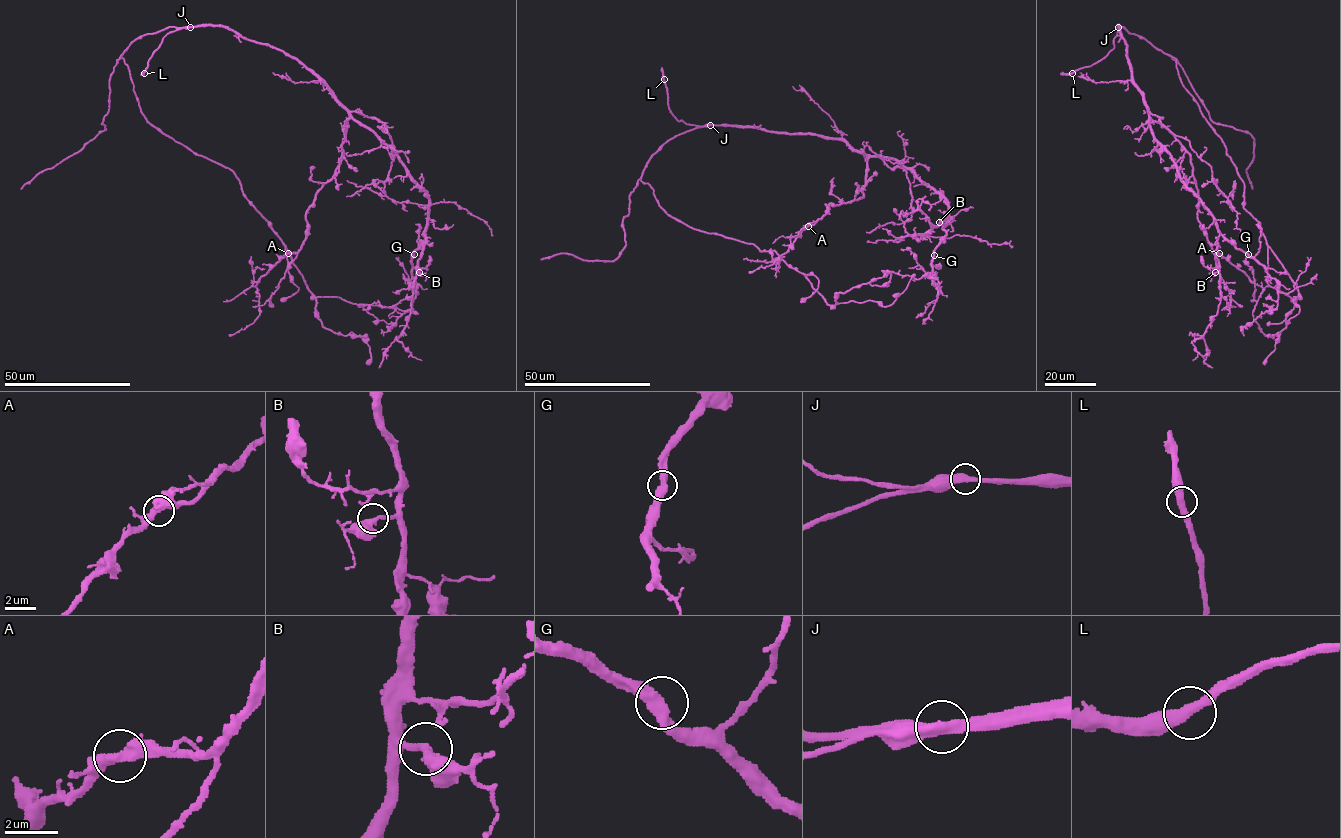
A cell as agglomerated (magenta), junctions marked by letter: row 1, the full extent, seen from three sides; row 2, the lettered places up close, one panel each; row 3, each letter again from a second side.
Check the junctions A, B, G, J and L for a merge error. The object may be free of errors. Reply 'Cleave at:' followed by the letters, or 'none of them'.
Cleave at: none of them

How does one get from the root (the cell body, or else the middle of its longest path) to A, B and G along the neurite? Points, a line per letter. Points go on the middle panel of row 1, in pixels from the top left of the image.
A: (690, 131), (741, 125), (814, 133), (840, 138), (867, 154), (863, 196), (826, 204), (827, 212), (808, 226)
B: (690, 131), (741, 125), (840, 138), (866, 154), (895, 159), (930, 185), (948, 206), (948, 220), (939, 222)
G: (690, 131), (741, 125), (814, 133), (840, 138), (866, 154), (895, 159), (948, 206), (946, 234), (934, 255)

